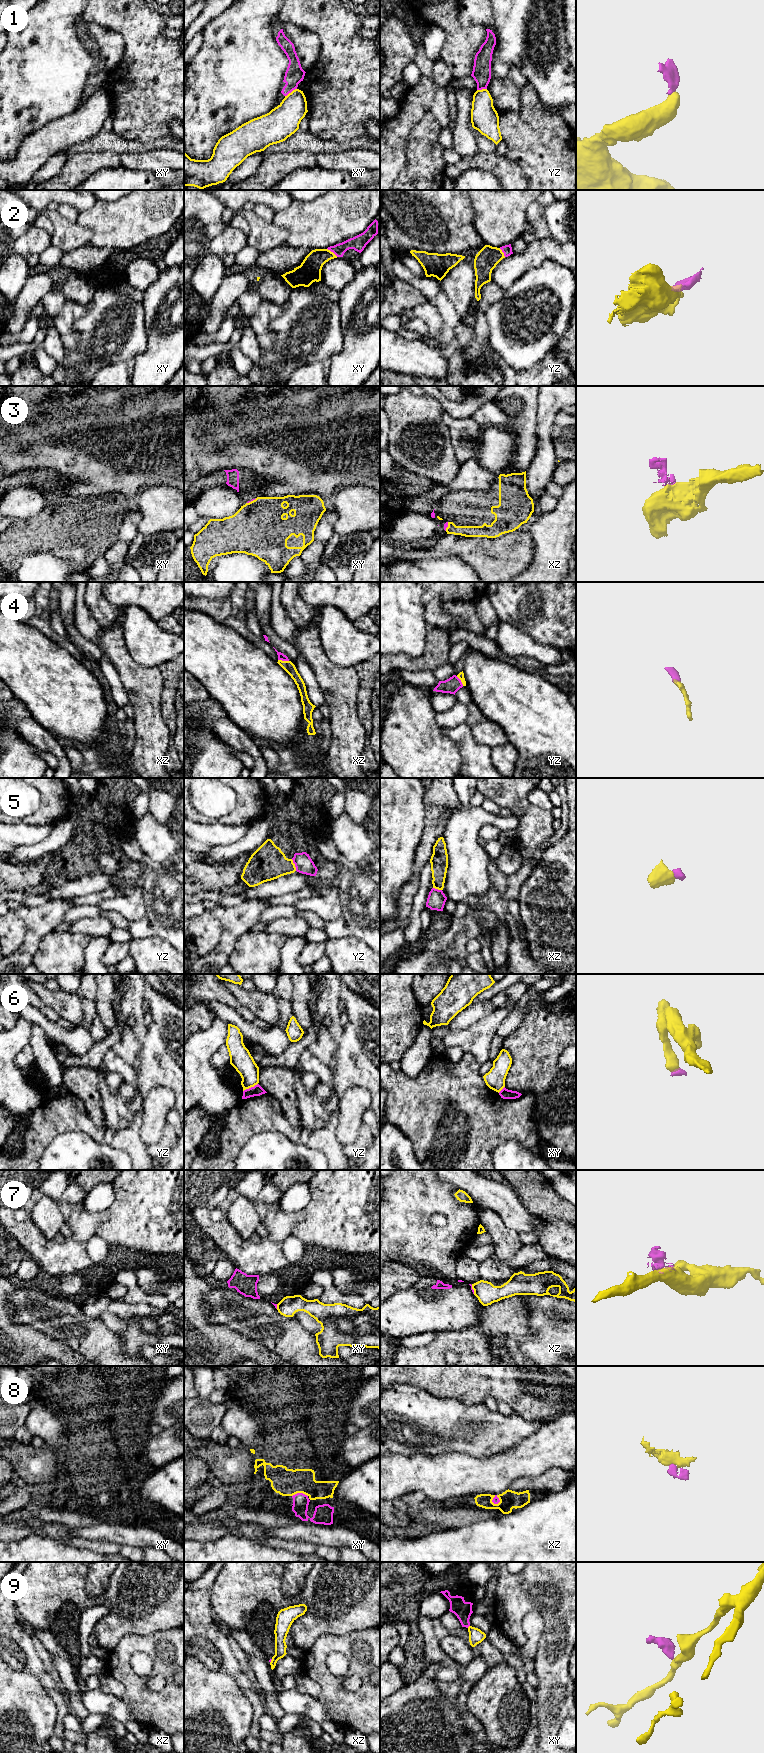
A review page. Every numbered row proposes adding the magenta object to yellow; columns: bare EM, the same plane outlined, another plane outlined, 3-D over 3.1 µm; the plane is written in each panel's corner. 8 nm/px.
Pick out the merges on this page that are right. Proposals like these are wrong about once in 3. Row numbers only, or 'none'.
2, 4, 5, 8

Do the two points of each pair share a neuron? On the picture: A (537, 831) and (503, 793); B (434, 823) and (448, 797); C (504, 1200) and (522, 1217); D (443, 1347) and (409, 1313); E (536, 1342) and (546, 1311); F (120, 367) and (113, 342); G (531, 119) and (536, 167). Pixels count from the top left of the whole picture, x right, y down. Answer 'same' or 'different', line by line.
A: same
B: same
C: same
D: different
E: same
F: different
G: same

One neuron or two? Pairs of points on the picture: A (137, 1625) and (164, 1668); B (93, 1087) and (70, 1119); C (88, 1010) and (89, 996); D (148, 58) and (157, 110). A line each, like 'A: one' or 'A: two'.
A: two
B: two
C: one
D: one

